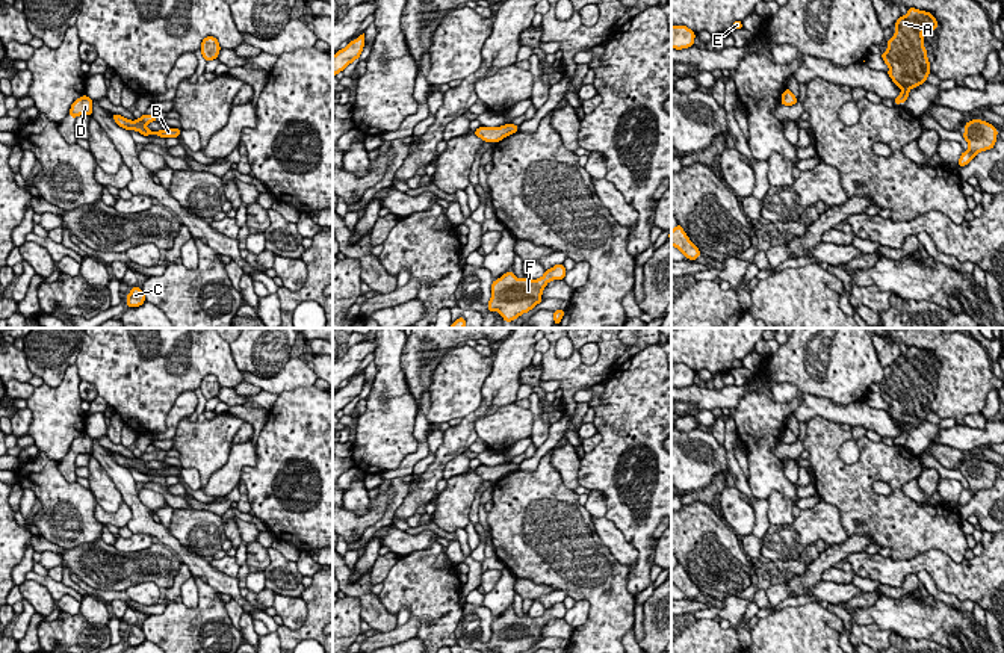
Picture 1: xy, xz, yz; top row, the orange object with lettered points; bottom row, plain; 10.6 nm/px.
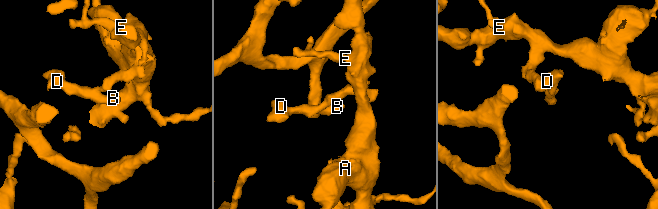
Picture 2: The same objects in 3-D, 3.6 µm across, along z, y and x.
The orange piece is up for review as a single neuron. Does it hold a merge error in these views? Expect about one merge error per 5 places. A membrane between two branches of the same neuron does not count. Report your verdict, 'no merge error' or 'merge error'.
no merge error

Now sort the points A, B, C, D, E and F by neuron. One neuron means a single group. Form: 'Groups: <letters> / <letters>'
Groups: A B C D E F

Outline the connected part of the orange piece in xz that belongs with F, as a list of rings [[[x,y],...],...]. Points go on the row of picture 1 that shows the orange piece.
[[[562,263],[544,271],[538,280],[519,280],[514,272],[505,272],[493,281],[487,308],[490,313],[499,311],[505,322],[511,322],[540,304],[546,284],[552,280],[564,280],[566,274]]]

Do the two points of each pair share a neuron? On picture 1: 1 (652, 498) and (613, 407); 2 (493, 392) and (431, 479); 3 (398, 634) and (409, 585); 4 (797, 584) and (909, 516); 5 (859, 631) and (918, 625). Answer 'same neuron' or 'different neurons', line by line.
1: same neuron
2: same neuron
3: different neurons
4: different neurons
5: different neurons

